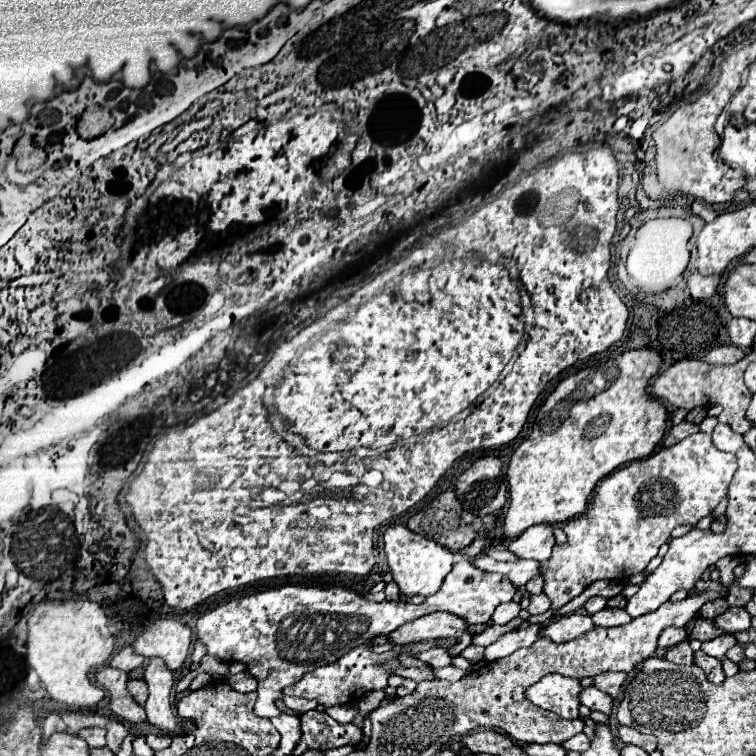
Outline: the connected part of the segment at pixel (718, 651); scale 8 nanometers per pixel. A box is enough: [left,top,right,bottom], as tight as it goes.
[702,634,736,660]

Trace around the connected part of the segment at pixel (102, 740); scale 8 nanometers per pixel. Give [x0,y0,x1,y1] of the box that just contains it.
[78,728,106,748]

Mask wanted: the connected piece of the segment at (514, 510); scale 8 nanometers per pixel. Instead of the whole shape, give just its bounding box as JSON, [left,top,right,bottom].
[502,350,668,540]

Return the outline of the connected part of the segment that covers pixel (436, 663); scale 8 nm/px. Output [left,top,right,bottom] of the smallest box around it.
[416,648,454,668]

